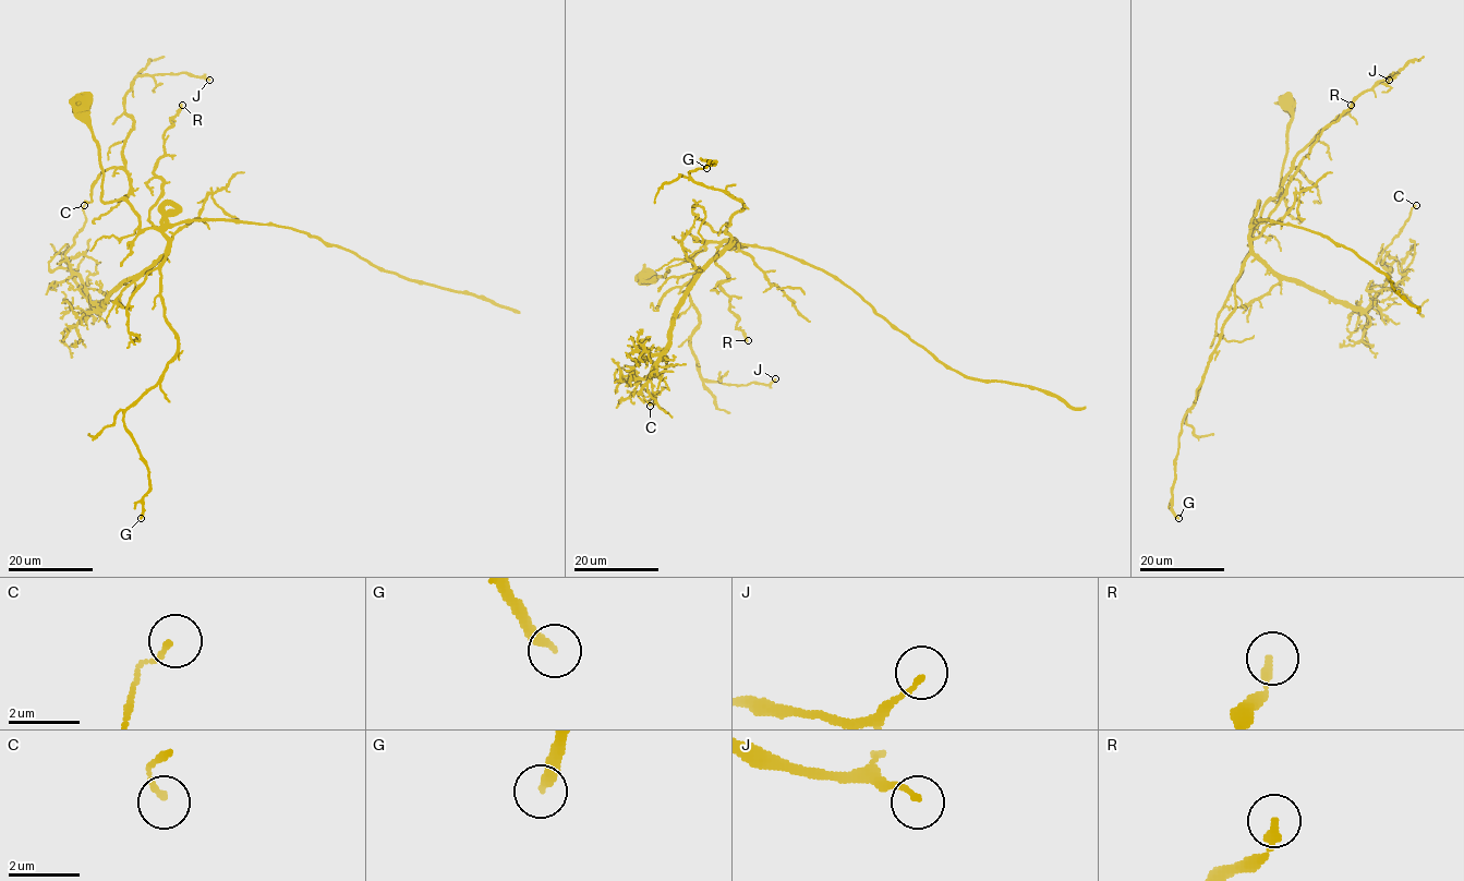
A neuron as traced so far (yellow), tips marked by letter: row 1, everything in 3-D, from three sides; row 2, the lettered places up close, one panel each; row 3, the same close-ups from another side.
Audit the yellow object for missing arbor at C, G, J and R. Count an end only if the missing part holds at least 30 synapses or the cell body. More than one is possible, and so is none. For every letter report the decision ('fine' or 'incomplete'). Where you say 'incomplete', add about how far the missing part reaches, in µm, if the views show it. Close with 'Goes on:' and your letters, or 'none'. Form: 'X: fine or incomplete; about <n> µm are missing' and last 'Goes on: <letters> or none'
C: fine
G: fine
J: fine
R: fine
Goes on: none

